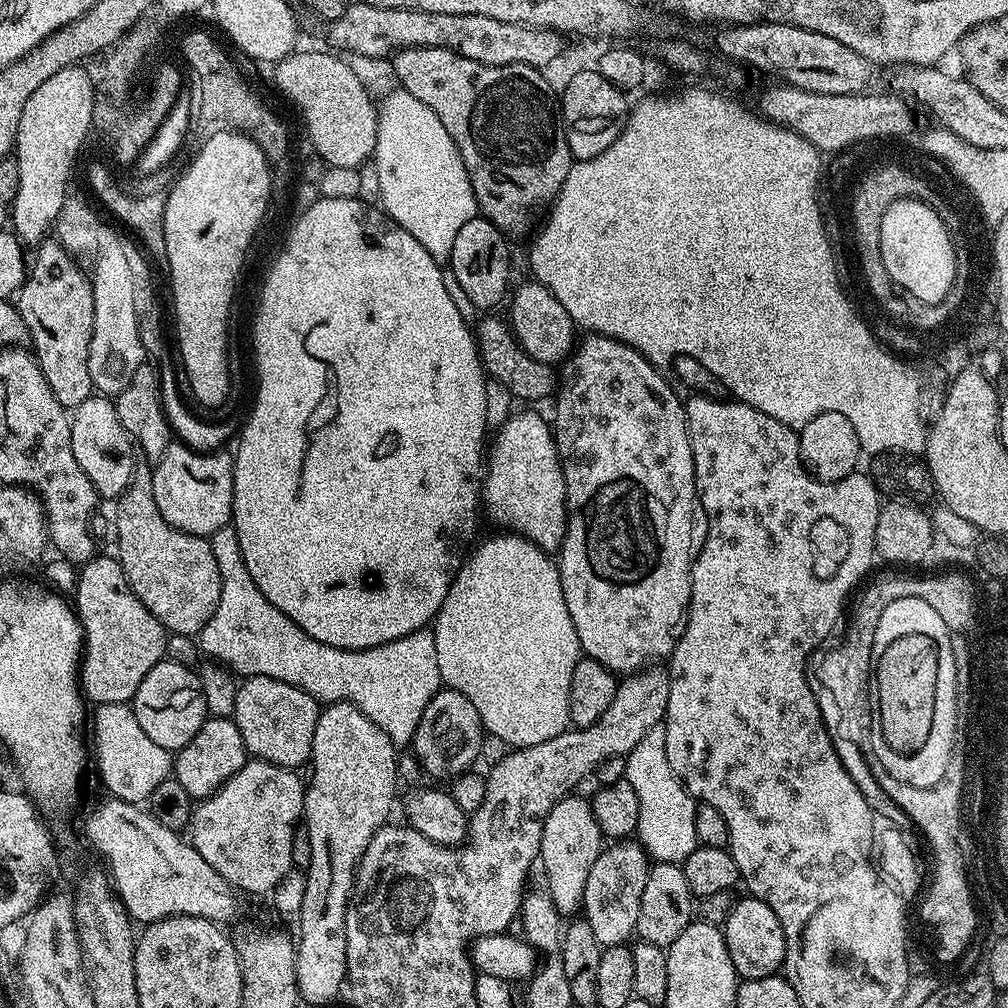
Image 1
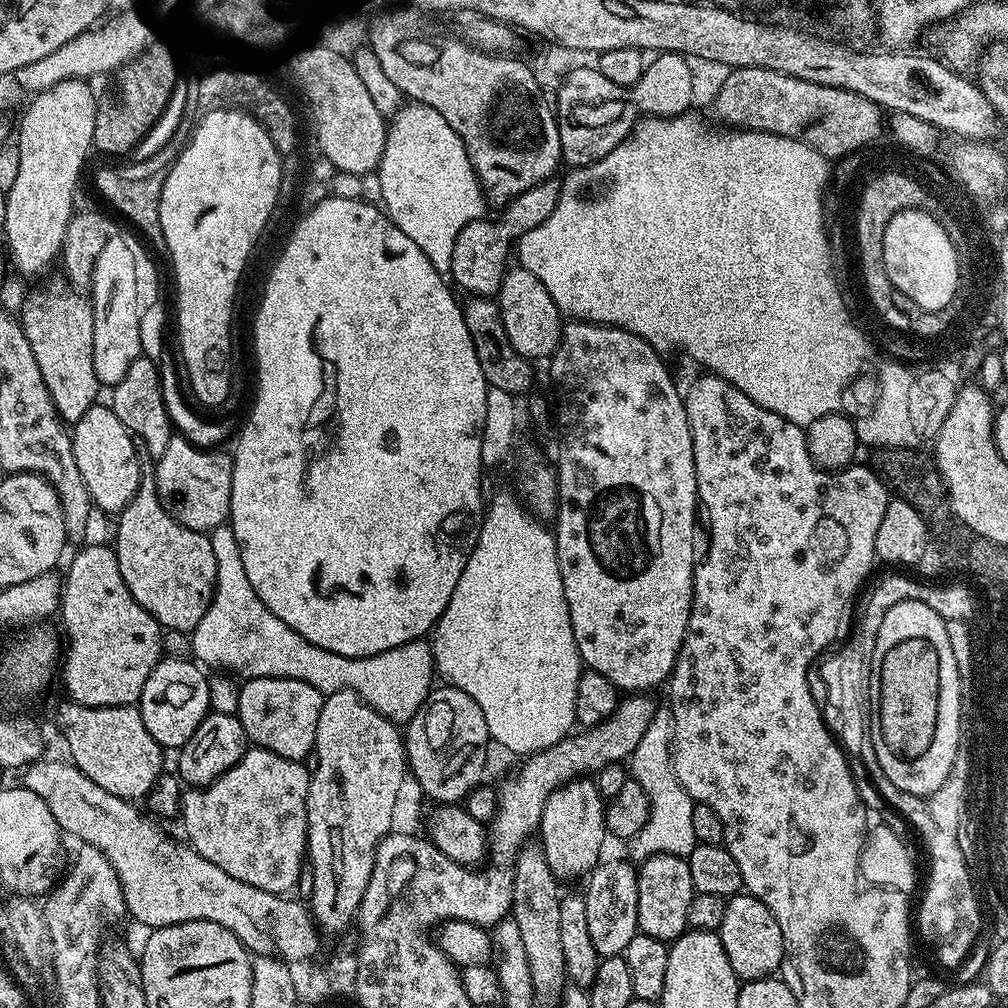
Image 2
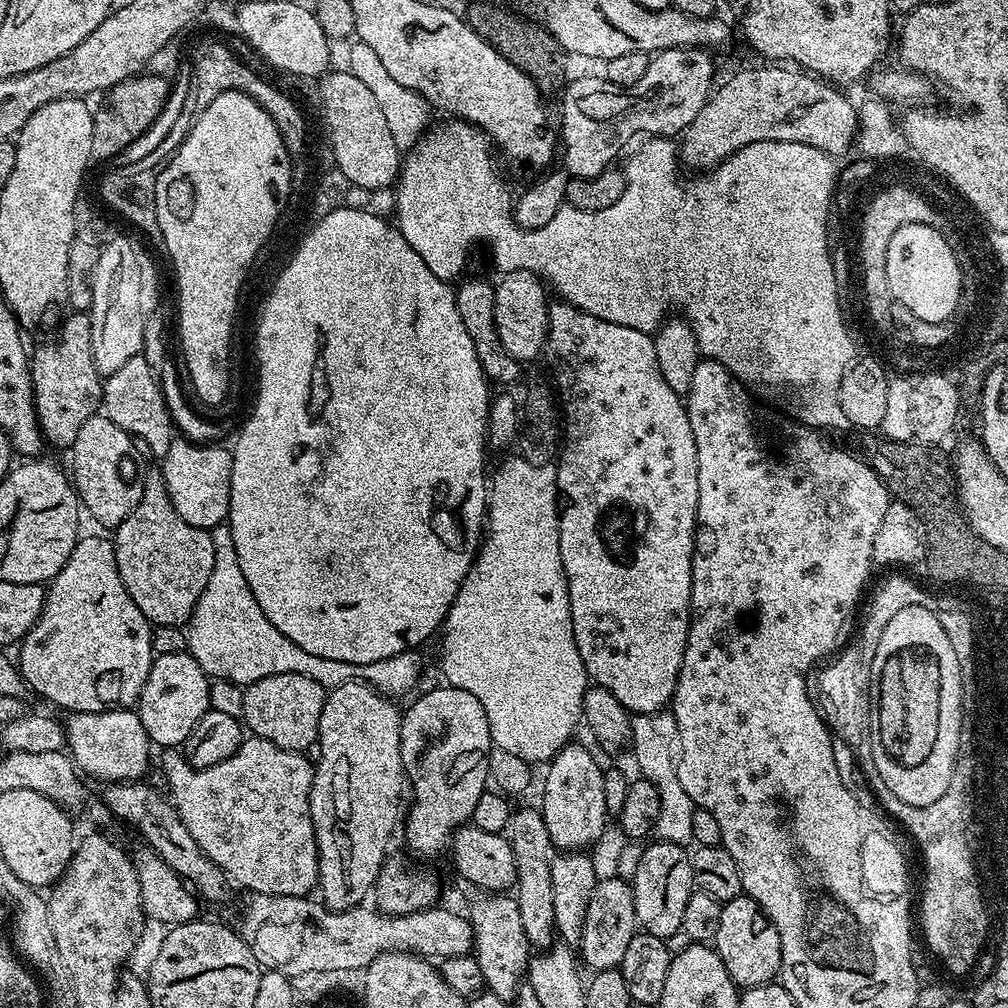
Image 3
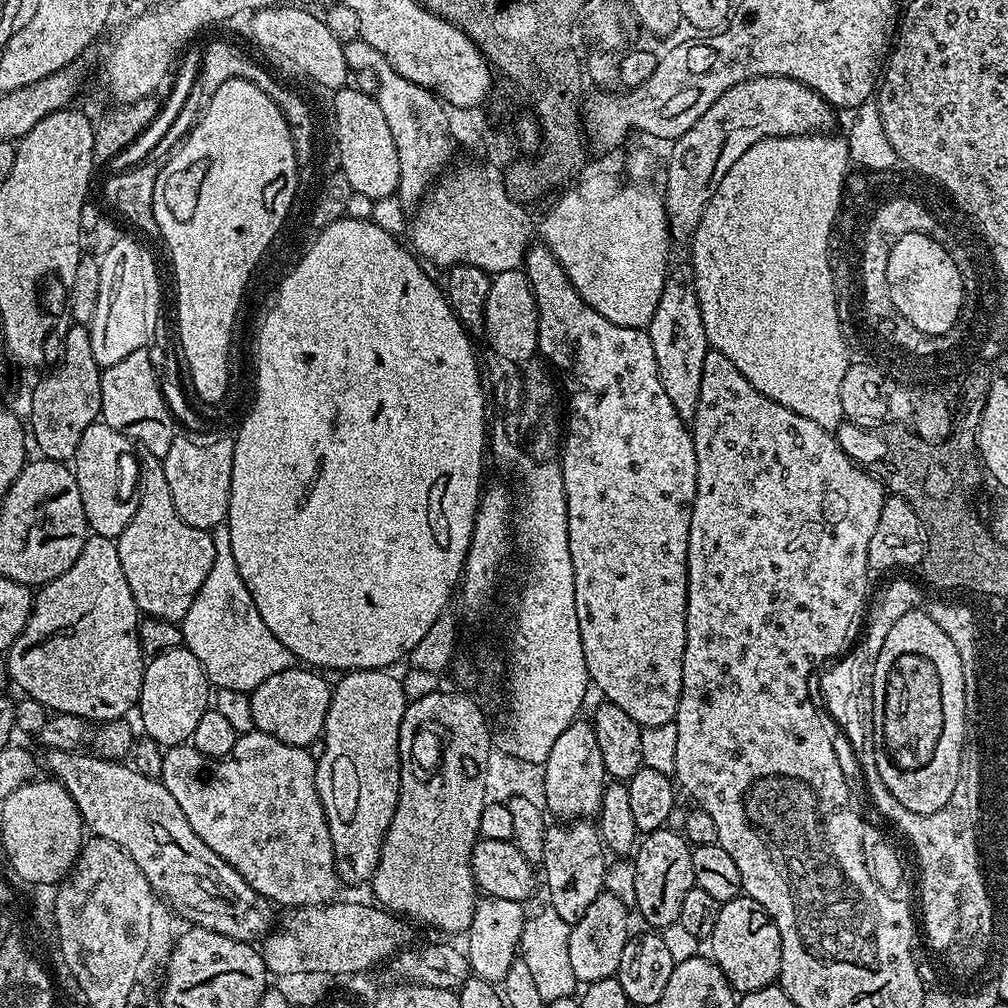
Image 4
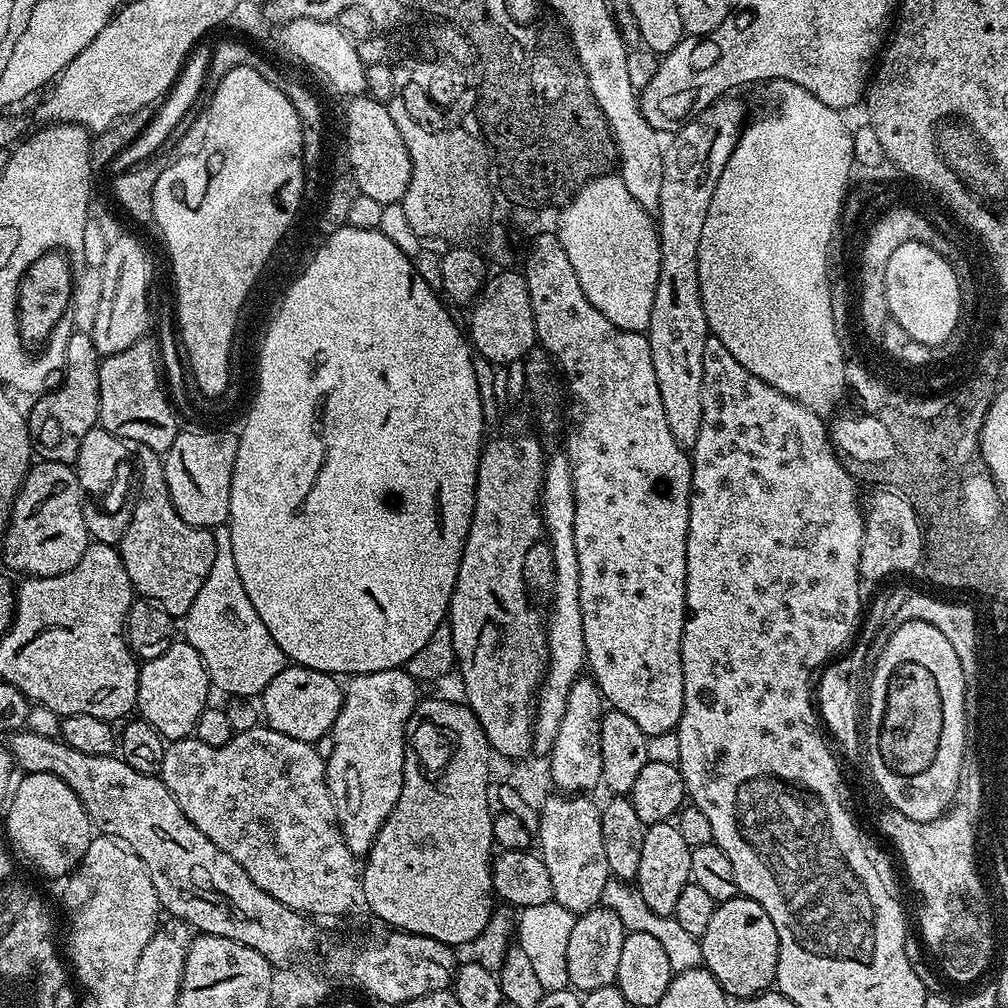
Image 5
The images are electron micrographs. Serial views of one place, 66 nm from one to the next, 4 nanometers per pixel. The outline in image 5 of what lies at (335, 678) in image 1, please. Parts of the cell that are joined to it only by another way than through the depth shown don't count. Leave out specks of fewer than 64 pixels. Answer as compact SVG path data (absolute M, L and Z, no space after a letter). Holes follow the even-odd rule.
M219 524L214 530L216 549L214 566L198 590L198 598L190 606L182 620L182 636L202 658L204 668L213 689L225 692L228 698L256 698L265 686L286 666L283 650L270 638L270 630L258 618L258 610L250 606L246 590L242 590L242 578L238 578L238 566L234 566L234 546L230 546L230 530L227 524Z

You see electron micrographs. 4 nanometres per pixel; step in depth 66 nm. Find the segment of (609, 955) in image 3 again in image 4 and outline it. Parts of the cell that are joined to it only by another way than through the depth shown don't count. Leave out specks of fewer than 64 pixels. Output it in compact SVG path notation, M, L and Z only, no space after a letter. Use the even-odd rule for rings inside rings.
M603 891L594 902L590 902L586 914L571 925L571 932L566 946L570 950L570 963L574 978L581 985L587 986L602 978L616 975L618 962L622 962L622 950L626 946L630 908L623 904L614 893Z

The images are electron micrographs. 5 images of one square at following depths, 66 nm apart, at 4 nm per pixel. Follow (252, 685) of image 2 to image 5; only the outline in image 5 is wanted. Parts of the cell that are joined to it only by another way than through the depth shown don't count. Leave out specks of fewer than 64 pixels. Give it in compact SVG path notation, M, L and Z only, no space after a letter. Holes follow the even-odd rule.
M285 666L277 676L265 686L262 695L259 697L258 704L262 709L262 720L265 725L290 738L298 738L302 742L315 745L316 740L320 740L331 733L334 722L338 718L338 710L342 710L344 701L344 688L341 681L331 672L319 672L309 668L299 666Z

